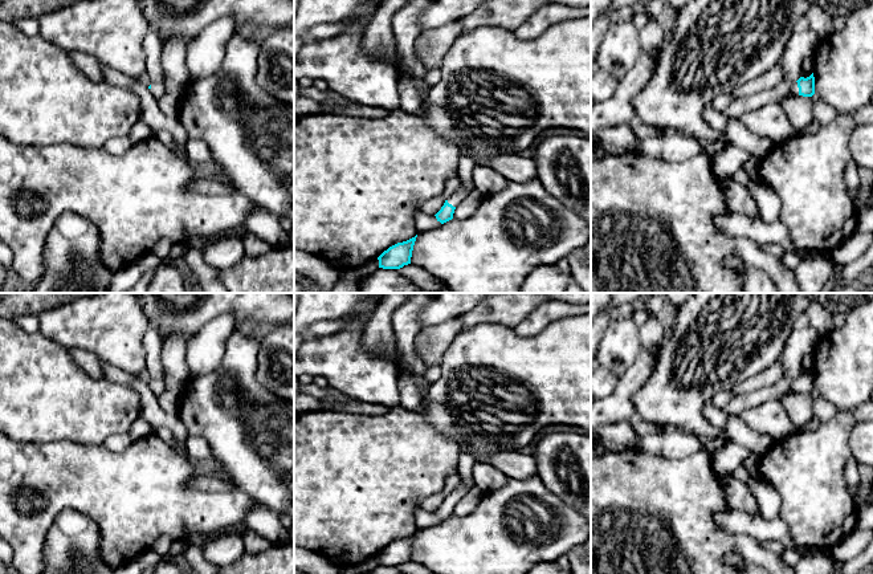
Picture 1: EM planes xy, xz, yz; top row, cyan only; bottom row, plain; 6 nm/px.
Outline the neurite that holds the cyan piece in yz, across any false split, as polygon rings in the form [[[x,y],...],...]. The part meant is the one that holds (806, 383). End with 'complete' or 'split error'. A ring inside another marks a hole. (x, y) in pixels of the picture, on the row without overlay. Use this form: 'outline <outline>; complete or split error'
outline [[[813,370],[804,375],[800,374],[790,387],[791,391],[799,391],[803,394],[812,394],[815,391],[815,374]]]; split error

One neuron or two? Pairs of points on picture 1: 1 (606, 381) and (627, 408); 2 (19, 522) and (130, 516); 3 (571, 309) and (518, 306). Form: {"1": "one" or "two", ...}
{"1": "two", "2": "one", "3": "two"}

